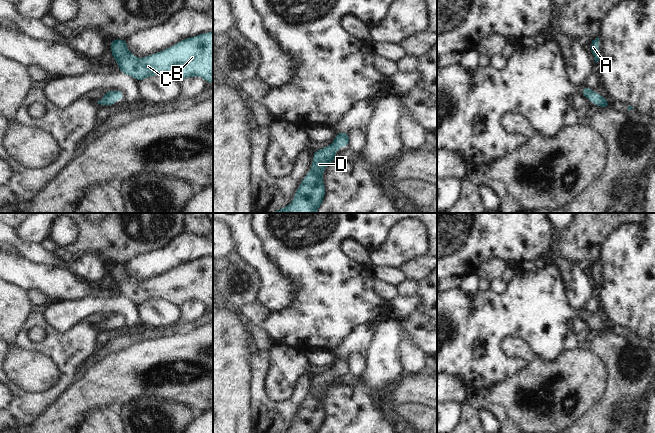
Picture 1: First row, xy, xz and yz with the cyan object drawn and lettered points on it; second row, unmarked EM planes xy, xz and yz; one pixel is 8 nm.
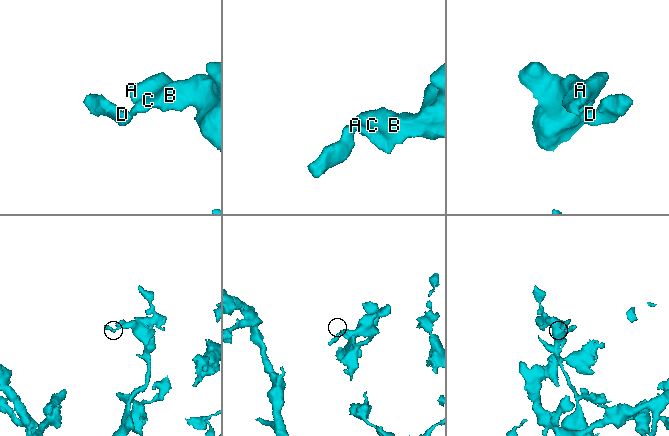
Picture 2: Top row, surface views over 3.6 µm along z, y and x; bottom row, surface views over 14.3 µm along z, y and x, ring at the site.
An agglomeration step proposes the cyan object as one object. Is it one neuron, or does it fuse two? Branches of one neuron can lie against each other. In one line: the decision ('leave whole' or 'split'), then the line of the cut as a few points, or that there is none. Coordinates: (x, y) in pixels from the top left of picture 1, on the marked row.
leave whole; no cut

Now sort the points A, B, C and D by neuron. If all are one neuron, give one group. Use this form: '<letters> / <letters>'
A B C D

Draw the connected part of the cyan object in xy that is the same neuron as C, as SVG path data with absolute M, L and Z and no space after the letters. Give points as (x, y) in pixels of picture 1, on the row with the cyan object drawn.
M213 32L183 39L172 47L143 58L137 58L127 50L126 39L110 41L110 48L120 72L137 81L155 75L165 75L180 83L184 78L198 76L213 84Z

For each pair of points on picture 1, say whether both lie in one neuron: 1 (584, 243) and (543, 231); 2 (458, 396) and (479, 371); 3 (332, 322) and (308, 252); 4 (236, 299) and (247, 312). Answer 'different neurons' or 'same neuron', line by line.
1: different neurons
2: different neurons
3: same neuron
4: different neurons

